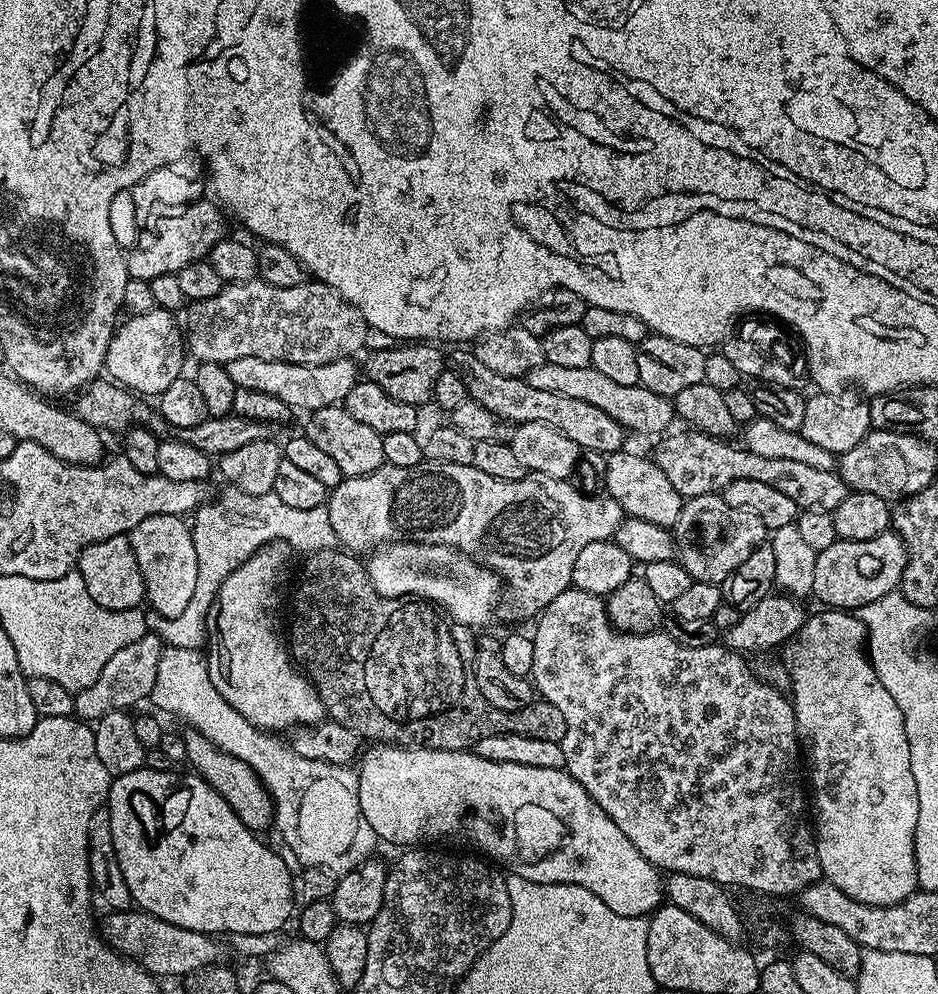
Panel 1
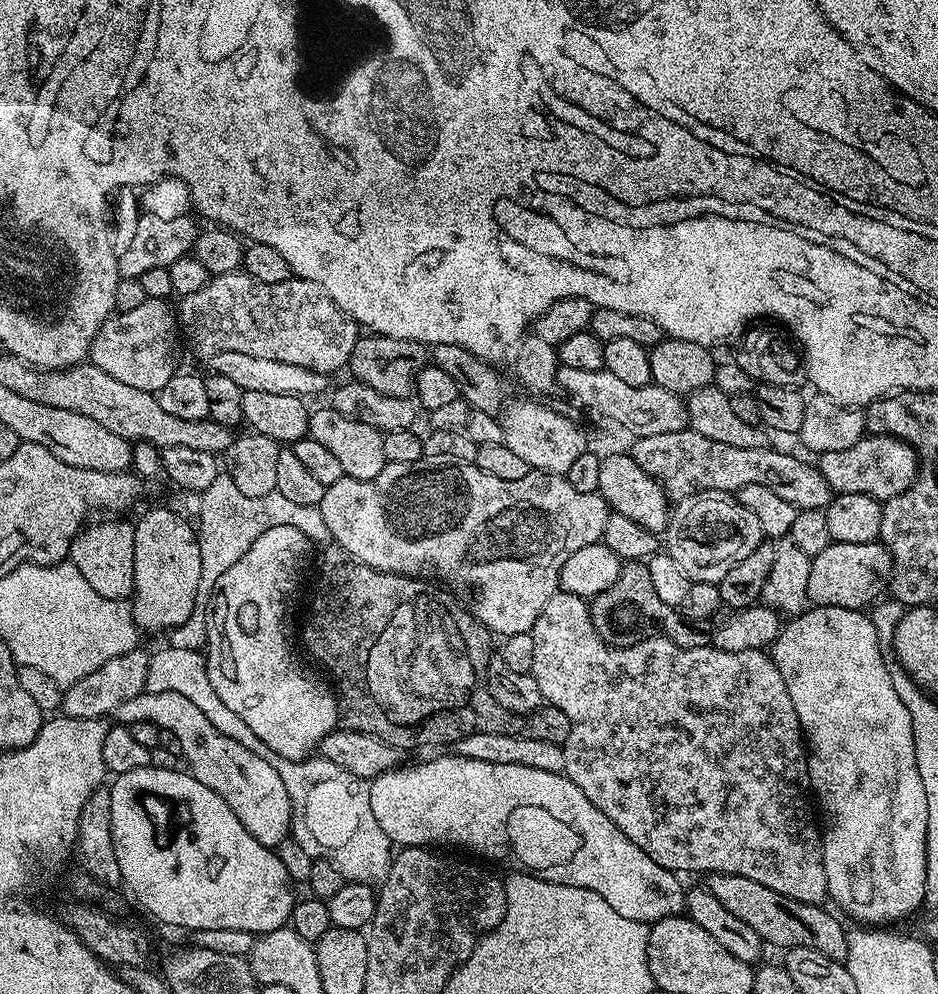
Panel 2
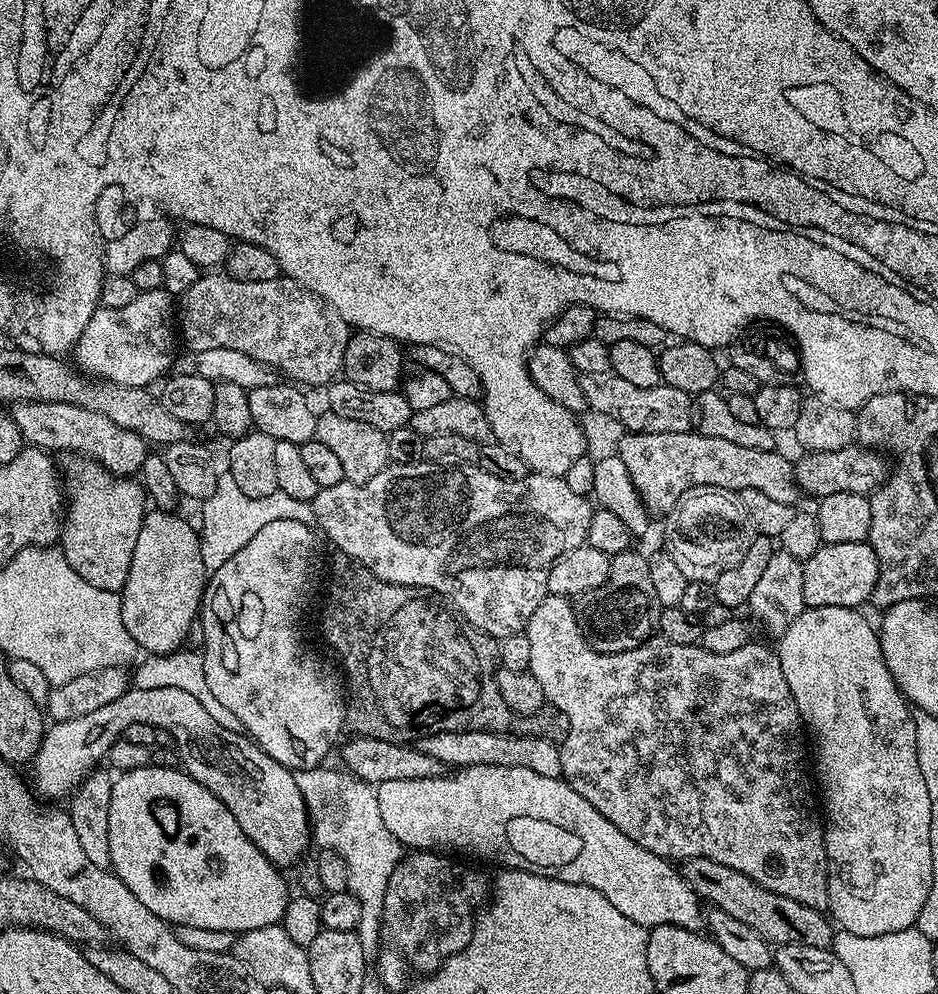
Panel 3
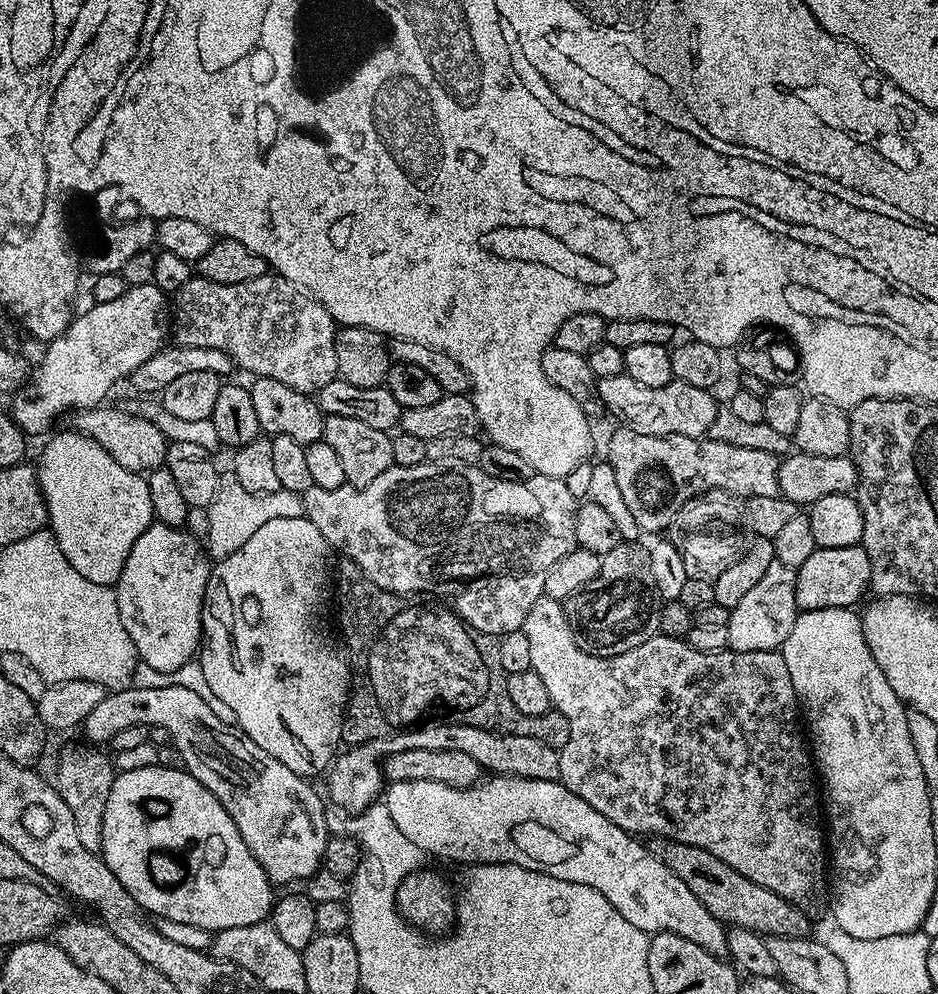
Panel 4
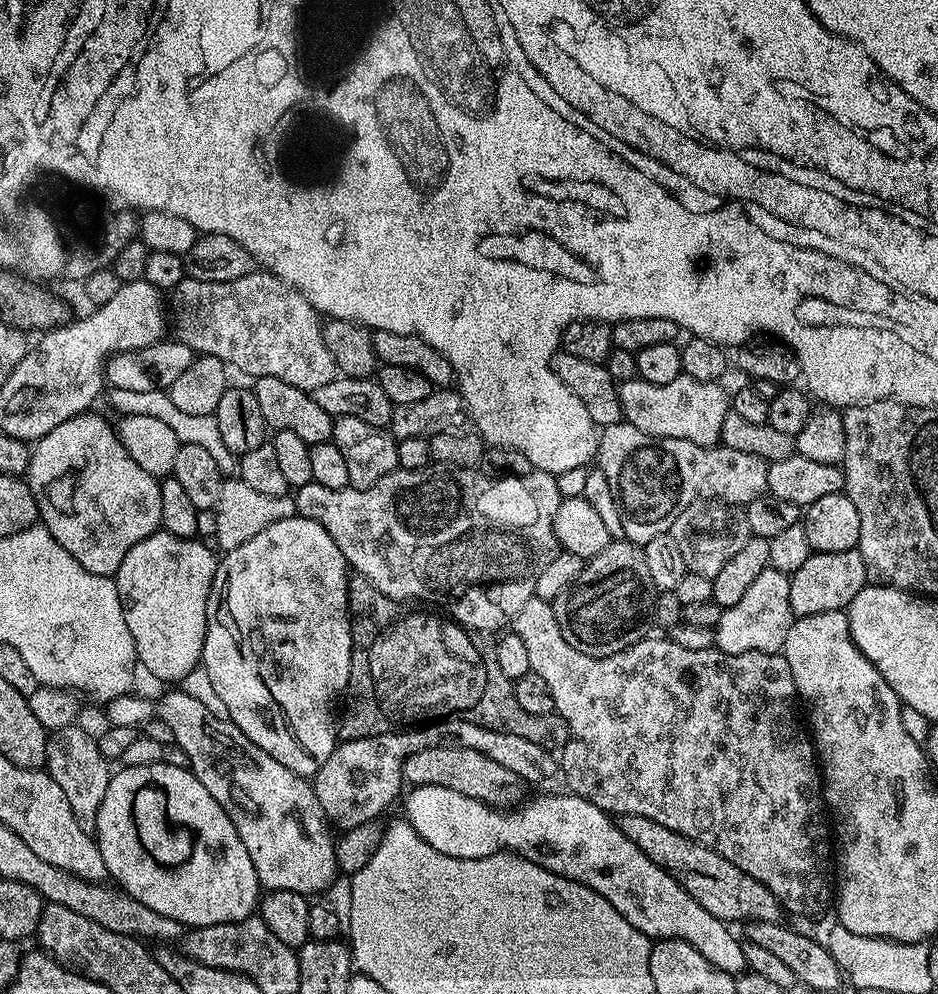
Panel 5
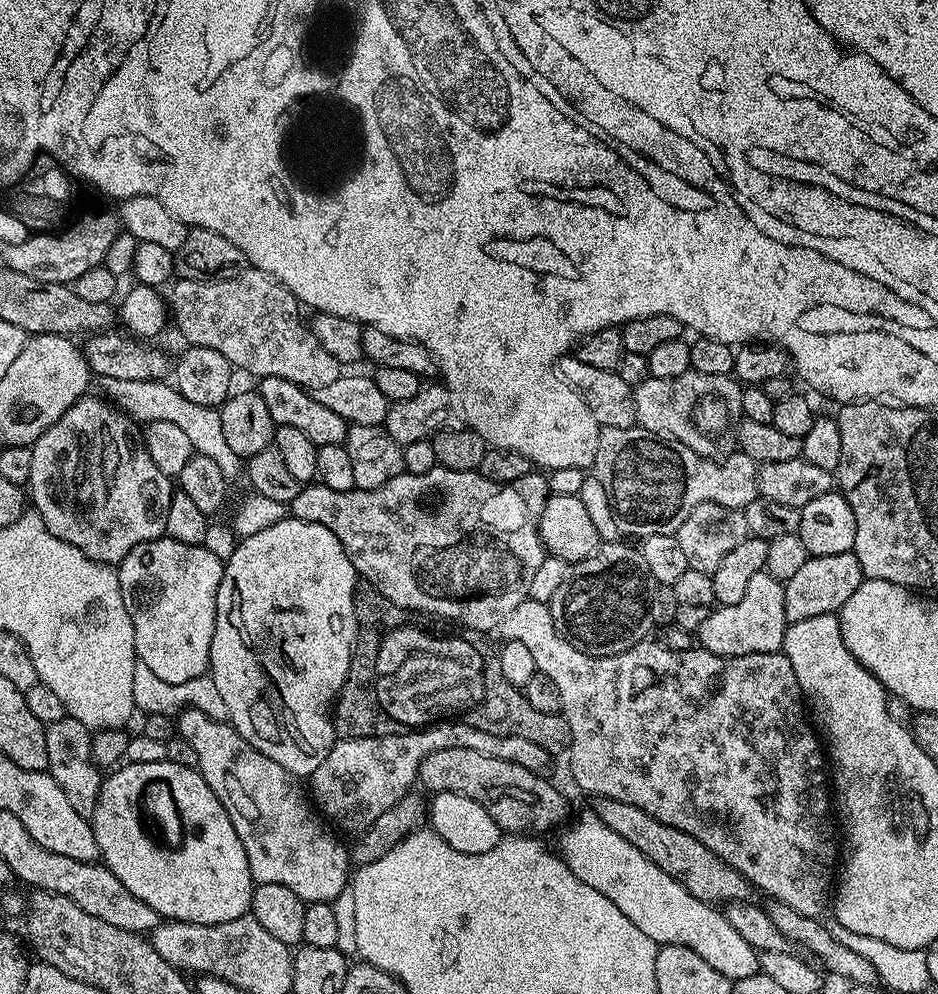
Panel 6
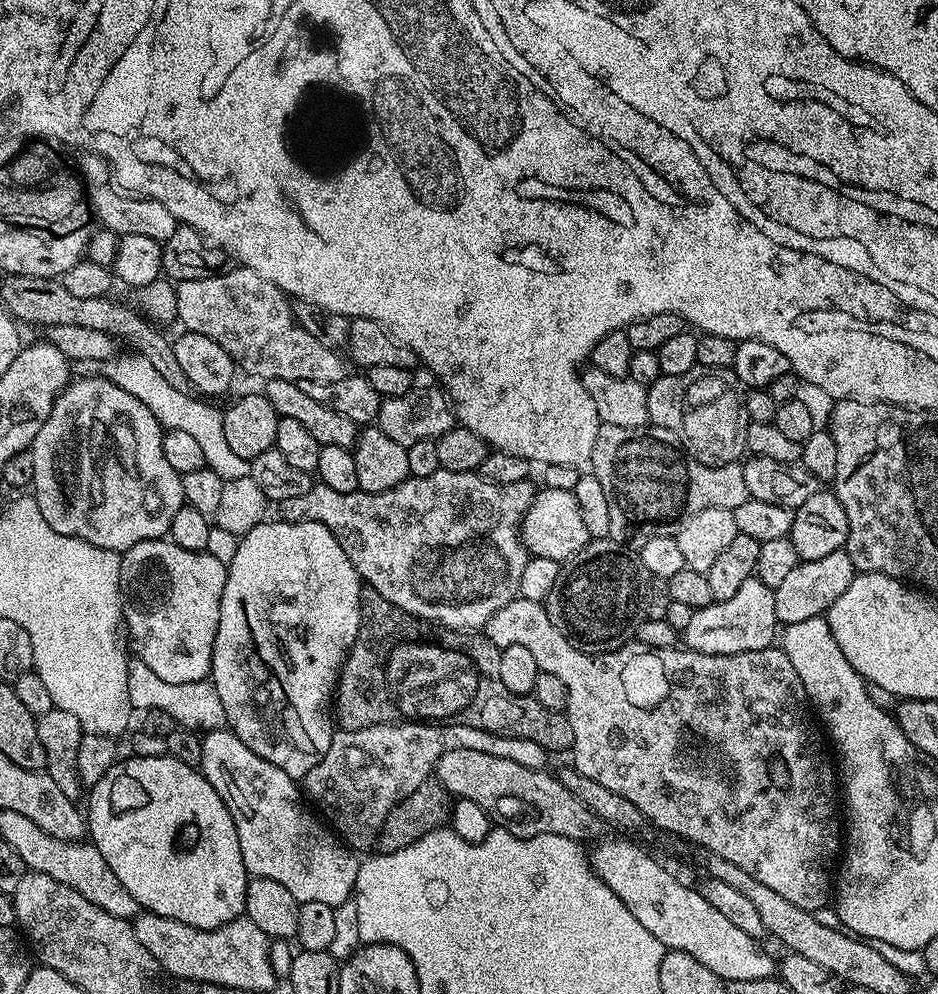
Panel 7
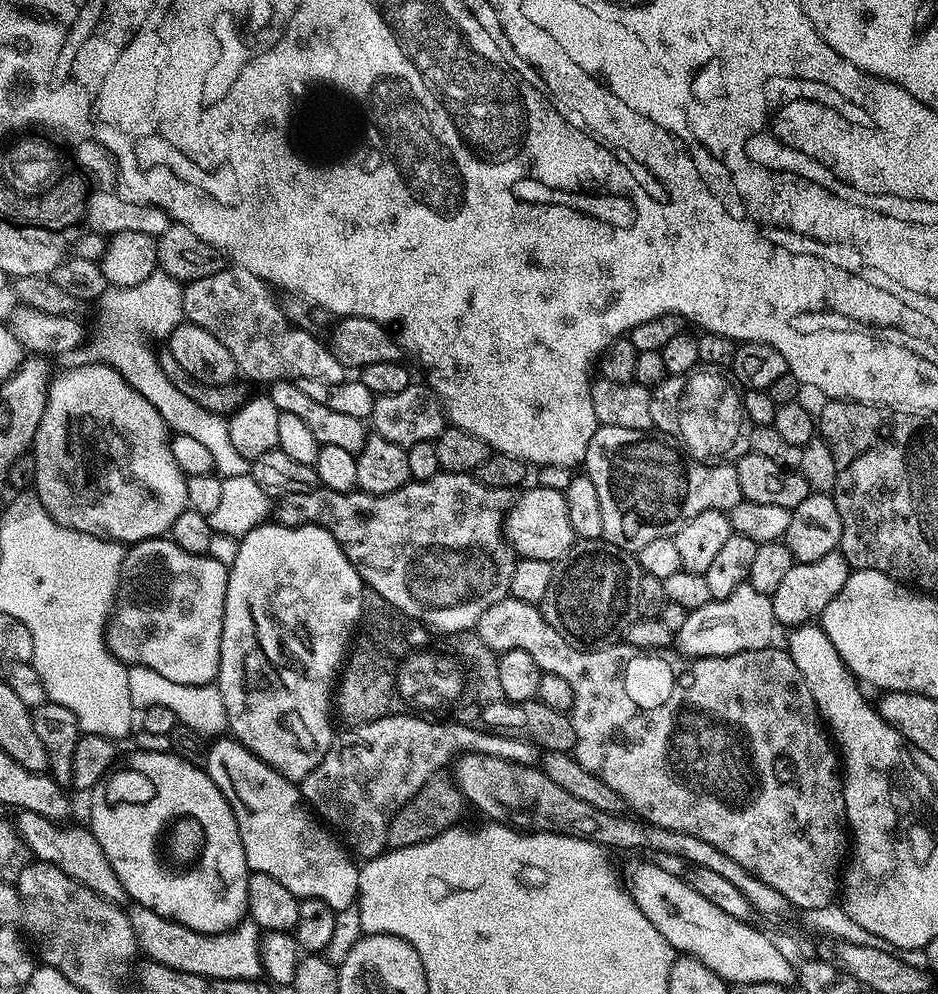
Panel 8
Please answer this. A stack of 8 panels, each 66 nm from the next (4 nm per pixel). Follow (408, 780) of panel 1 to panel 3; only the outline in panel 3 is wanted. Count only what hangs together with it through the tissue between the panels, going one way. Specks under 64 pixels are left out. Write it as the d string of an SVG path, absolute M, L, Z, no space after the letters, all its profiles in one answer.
M470 766L469 768L453 771L453 773L453 776L445 774L432 778L422 778L421 780L382 782L376 788L378 810L382 813L382 822L386 822L386 830L390 830L390 834L394 834L394 838L398 838L405 849L435 850L441 854L460 854L456 852L465 852L466 855L477 856L480 860L493 860L496 864L504 864L500 866L505 869L520 868L524 872L533 872L539 876L554 878L562 882L585 884L594 890L598 890L598 894L602 894L602 898L606 898L606 902L610 902L610 906L614 906L614 910L626 914L626 918L630 918L630 922L638 922L642 927L649 930L663 924L682 926L691 932L701 931L705 927L706 912L702 907L702 901L700 897L694 894L694 890L690 890L690 886L685 882L683 875L677 869L675 872L672 869L675 867L665 860L663 856L638 846L638 842L634 842L634 838L626 838L626 834L622 834L622 830L618 830L618 826L614 826L614 822L610 822L605 816L598 814L598 810L594 810L594 806L590 806L590 802L586 802L586 798L582 798L582 794L578 794L573 790L568 785L567 780L563 778L545 778L542 774L534 774L534 770L522 770L522 766Z

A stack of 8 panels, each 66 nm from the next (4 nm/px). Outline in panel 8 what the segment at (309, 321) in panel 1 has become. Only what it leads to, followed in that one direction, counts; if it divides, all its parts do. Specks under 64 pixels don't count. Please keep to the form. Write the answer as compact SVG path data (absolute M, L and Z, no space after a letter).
M225 266L222 271L210 274L210 278L191 281L185 287L184 315L187 323L197 324L210 330L210 334L214 334L214 338L218 338L218 342L222 342L222 346L230 350L237 369L243 375L245 372L252 380L265 380L265 382L291 380L294 382L298 378L318 378L318 382L341 384L346 378L344 364L338 362L338 358L334 358L332 349L323 339L320 340L313 333L304 332L301 328L295 328L288 323L282 314L277 297L275 295L272 297L268 293L268 288L269 285L254 274L250 274L250 270Z

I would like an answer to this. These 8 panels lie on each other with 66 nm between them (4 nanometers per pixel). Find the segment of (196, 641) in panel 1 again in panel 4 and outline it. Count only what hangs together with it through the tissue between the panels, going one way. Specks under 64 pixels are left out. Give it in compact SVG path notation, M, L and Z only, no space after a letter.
M231 470L223 471L220 475L218 494L206 510L206 550L213 559L224 559L238 550L238 547L242 546L259 527L266 526L271 519L298 518L303 515L304 502L299 493L280 489L260 496L250 494L239 485L237 476Z

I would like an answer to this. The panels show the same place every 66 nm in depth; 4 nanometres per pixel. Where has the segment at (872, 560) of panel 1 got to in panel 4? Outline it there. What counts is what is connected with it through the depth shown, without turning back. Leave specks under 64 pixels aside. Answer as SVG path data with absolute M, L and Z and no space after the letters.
M860 544L854 546L838 546L837 548L816 548L806 562L796 569L796 585L794 598L800 612L810 610L826 610L827 608L852 608L870 588L870 558L866 558L866 550Z

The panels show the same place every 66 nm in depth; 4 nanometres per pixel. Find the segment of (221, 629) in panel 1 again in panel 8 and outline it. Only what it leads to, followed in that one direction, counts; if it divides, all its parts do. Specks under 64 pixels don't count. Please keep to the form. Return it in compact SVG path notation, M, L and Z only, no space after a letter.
M275 522L259 524L254 530L239 537L236 557L230 560L228 570L228 585L226 586L226 606L224 607L224 621L222 622L222 646L220 647L220 675L218 687L222 694L222 702L226 702L228 727L231 735L245 744L262 762L266 762L274 770L281 772L286 779L293 782L305 780L318 762L332 745L334 729L331 716L334 716L334 689L338 684L338 677L342 665L346 660L346 653L354 640L354 633L360 623L360 612L364 609L364 595L366 585L361 580L358 570L354 570L348 556L340 544L324 528L316 524L307 524L291 528Z

